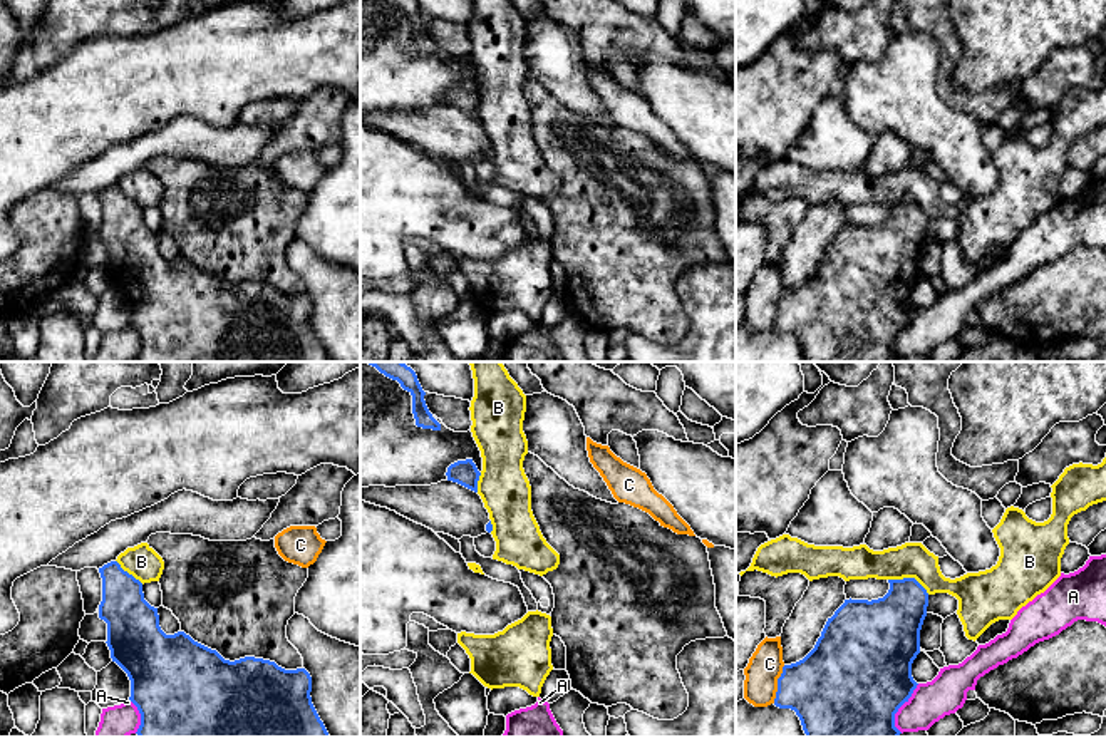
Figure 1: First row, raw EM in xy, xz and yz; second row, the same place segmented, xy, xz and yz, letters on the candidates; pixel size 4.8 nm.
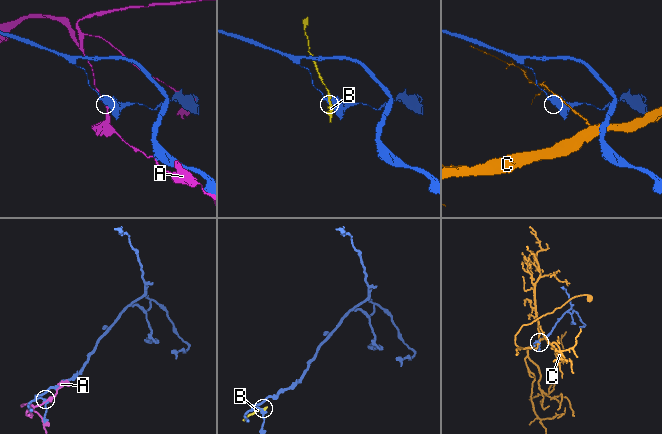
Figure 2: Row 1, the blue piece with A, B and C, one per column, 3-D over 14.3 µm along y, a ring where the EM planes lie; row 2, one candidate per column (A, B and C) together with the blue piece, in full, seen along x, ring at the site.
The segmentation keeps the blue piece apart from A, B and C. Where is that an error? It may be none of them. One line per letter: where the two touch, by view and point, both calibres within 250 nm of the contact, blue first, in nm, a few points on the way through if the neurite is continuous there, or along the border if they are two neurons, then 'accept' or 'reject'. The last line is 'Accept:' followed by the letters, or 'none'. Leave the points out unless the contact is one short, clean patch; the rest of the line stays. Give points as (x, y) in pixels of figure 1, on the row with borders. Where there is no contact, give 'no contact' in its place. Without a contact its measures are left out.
A: contact yz (899, 707); calibres 500 and 190 nm; reject
B: contact yz (909, 578); calibres 280 and 180 nm; reject
C: contact yz (778, 684); calibres 400 and 170 nm; reject
Accept: none

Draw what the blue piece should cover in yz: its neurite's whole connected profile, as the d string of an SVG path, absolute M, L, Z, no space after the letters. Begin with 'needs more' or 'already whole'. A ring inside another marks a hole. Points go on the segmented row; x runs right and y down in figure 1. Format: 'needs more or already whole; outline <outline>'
already whole; outline M915 578L888 580L890 590L878 600L845 600L828 618L814 648L799 662L784 665L778 678L774 705L791 709L806 737L898 737L895 714L908 702L917 682L912 663L920 653L920 630L927 616L928 593Z

